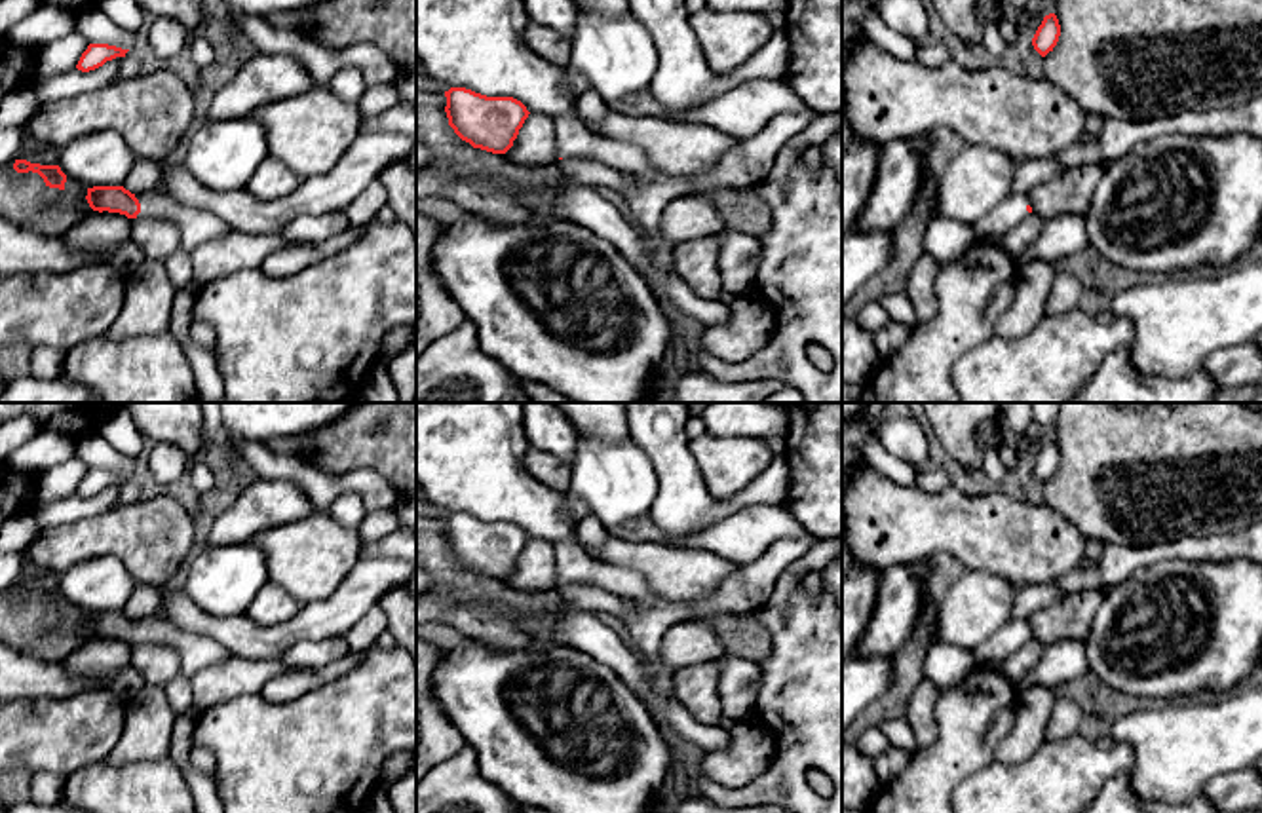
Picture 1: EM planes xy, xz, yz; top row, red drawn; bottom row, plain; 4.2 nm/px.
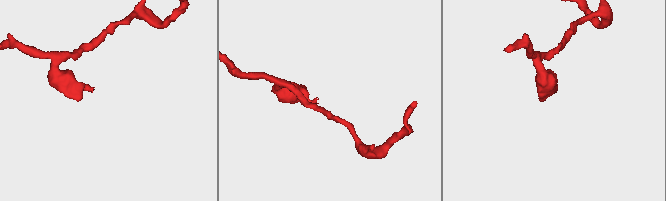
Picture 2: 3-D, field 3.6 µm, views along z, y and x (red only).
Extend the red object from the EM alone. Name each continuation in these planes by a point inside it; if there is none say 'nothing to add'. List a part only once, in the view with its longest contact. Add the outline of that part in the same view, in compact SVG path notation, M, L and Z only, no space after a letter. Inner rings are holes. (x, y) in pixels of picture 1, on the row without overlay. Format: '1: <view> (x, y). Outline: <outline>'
1: xy (196, 652). Outline: M158 614L144 619L135 619L135 623L141 629L141 638L137 644L154 642L173 646L181 657L181 674L186 678L234 655L217 640L181 631Z

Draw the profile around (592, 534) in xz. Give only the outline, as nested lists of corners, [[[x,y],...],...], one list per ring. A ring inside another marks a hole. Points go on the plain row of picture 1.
[[[587,515],[576,524],[576,530],[578,543],[587,551],[587,555],[601,560],[599,553],[610,538],[606,526],[593,515]]]

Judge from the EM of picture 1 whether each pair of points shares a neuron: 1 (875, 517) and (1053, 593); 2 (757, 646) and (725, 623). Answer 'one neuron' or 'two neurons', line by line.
1: two neurons
2: one neuron

